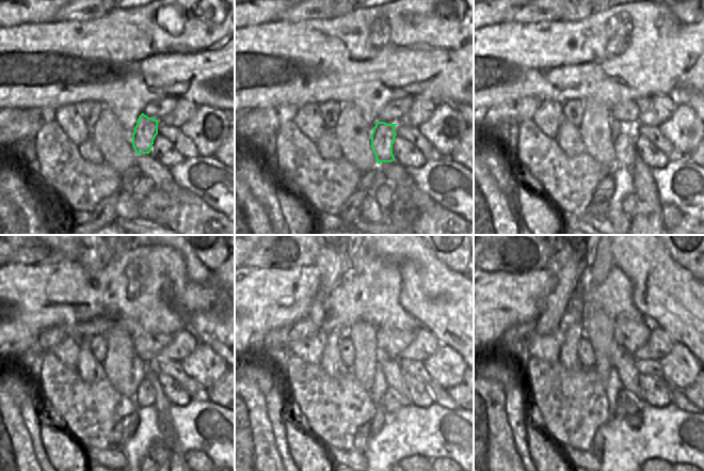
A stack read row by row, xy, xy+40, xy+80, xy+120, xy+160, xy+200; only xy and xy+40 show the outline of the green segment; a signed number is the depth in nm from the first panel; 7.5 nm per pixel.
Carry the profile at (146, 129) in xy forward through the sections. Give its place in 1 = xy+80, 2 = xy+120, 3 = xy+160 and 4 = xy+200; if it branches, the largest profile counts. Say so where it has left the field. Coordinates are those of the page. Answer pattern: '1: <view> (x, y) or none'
1: xy+80 (625, 154)
2: xy+120 (145, 395)
3: xy+160 (388, 399)
4: xy+200 (634, 418)

